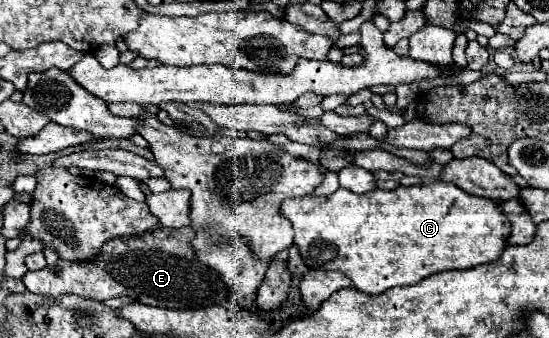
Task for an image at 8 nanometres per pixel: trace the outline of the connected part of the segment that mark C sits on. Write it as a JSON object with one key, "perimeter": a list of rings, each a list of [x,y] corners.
{"perimeter":[[[433,180],[417,186],[397,186],[395,190],[375,188],[367,194],[353,194],[339,188],[331,196],[289,198],[281,206],[283,216],[293,224],[295,244],[305,264],[313,270],[339,270],[347,274],[353,286],[365,294],[377,296],[393,286],[417,284],[423,278],[443,270],[467,270],[479,264],[499,260],[509,238],[509,220],[499,202],[463,192],[459,186]]]}

